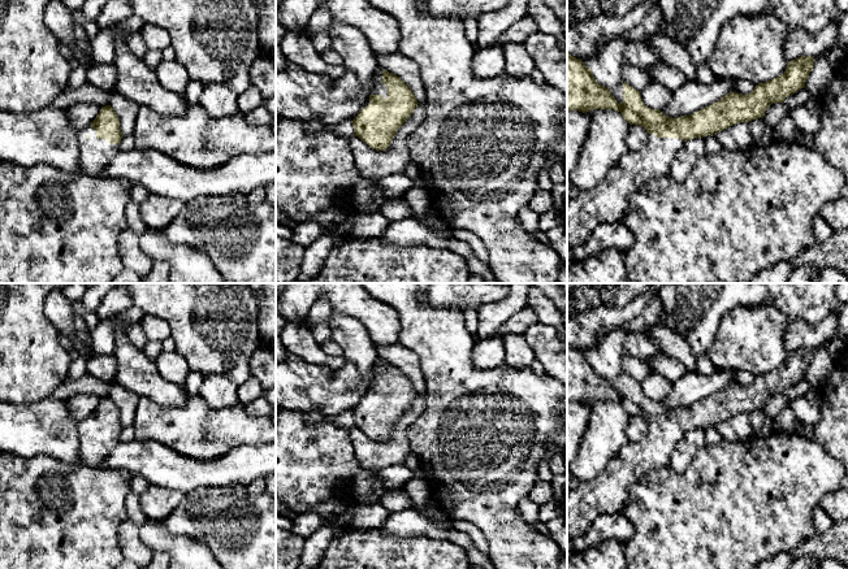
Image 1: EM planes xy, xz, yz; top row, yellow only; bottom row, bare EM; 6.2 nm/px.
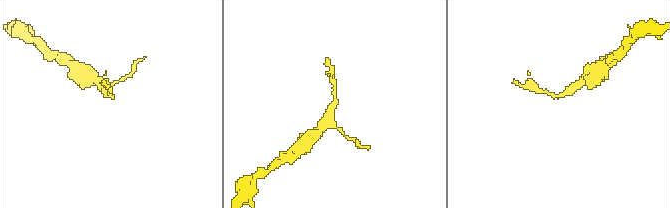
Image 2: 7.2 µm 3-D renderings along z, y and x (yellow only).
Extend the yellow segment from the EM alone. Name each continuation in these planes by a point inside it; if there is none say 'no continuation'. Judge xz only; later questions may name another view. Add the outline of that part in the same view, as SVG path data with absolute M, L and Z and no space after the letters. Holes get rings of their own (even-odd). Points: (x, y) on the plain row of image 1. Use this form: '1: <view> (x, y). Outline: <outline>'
1: xz (377, 377). Outline: M378 359L372 369L372 383L371 386L381 386L384 390L388 388L388 378L382 374L382 360Z

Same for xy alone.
1: xy (95, 444). Outline: M88 416L77 422L79 433L79 455L83 464L101 468L108 453L120 442L120 435L111 435L105 430L96 429L96 421Z

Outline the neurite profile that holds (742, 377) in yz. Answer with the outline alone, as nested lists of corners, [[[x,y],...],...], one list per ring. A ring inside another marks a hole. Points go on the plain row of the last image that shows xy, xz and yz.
[[[724,369],[724,370],[730,370],[734,379],[735,379],[735,382],[741,385],[741,386],[750,385],[756,378],[754,374],[752,374],[752,373],[747,372],[747,370],[731,370],[731,369]]]

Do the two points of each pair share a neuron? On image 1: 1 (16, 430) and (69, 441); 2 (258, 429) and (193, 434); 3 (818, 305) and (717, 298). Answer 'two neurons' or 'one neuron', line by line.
1: one neuron
2: one neuron
3: one neuron

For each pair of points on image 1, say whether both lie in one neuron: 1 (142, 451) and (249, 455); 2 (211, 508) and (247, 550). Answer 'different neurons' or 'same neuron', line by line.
1: same neuron
2: same neuron

